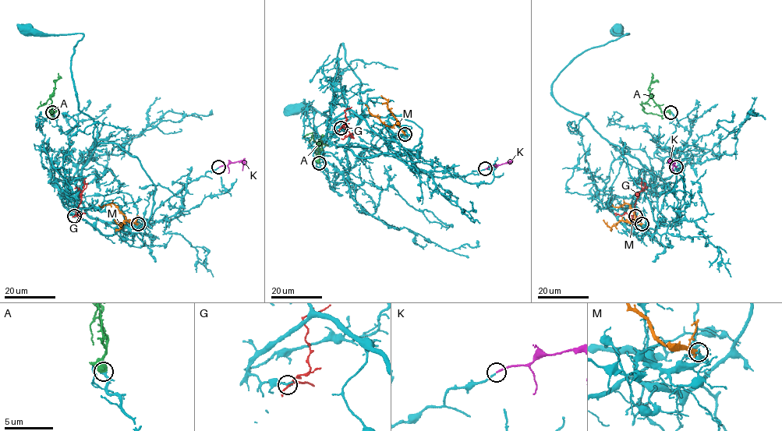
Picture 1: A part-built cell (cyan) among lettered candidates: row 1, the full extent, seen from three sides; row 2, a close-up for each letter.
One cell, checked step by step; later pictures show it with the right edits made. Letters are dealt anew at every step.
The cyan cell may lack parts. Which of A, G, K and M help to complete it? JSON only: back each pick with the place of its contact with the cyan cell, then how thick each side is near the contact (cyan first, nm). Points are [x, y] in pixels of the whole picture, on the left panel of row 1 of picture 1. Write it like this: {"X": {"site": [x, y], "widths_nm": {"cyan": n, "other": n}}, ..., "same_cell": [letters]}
{"A": {"site": [52, 112], "widths_nm": {"cyan": 320, "other": 750}}, "K": {"site": [218, 167], "widths_nm": {"cyan": 170, "other": 180}}, "same_cell": ["A", "K"]}

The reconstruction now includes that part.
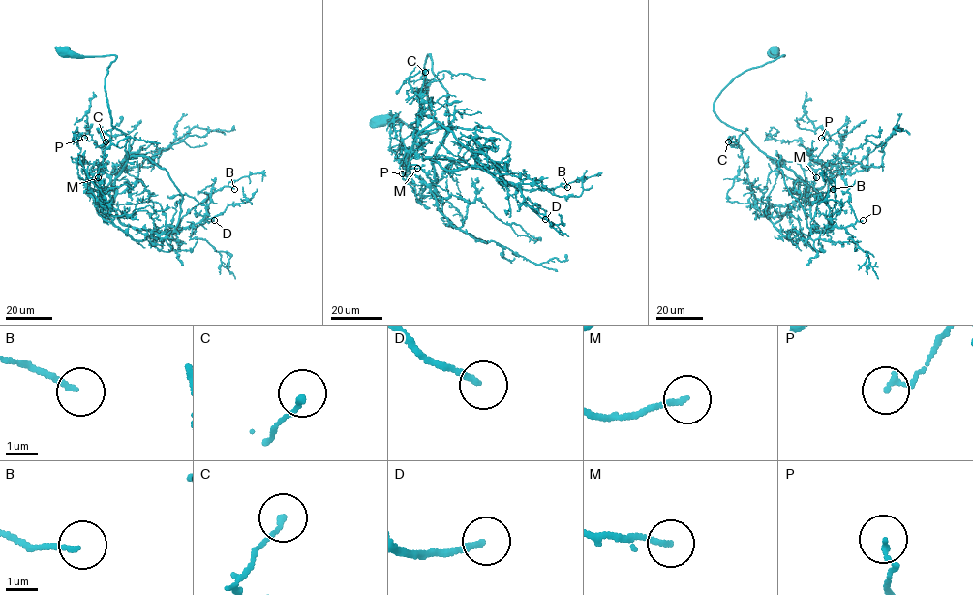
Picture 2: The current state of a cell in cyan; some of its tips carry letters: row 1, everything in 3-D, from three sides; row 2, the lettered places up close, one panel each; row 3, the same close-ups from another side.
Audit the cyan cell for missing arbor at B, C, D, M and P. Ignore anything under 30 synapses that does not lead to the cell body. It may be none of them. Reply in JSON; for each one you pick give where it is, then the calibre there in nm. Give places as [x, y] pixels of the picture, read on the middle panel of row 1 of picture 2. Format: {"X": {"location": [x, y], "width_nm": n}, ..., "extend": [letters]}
{"D": {"location": [545, 219], "width_nm": 180}, "extend": ["D"]}

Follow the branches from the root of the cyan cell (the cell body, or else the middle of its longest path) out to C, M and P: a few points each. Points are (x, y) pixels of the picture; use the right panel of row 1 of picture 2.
C: (775, 50), (784, 55), (739, 74), (714, 112), (789, 169), (807, 201), (757, 200), (739, 140), (728, 141)
M: (775, 50), (784, 55), (739, 74), (714, 112), (789, 169), (806, 202), (816, 177)
P: (775, 50), (784, 55), (725, 87), (715, 114), (789, 169), (810, 204), (840, 149), (821, 138)

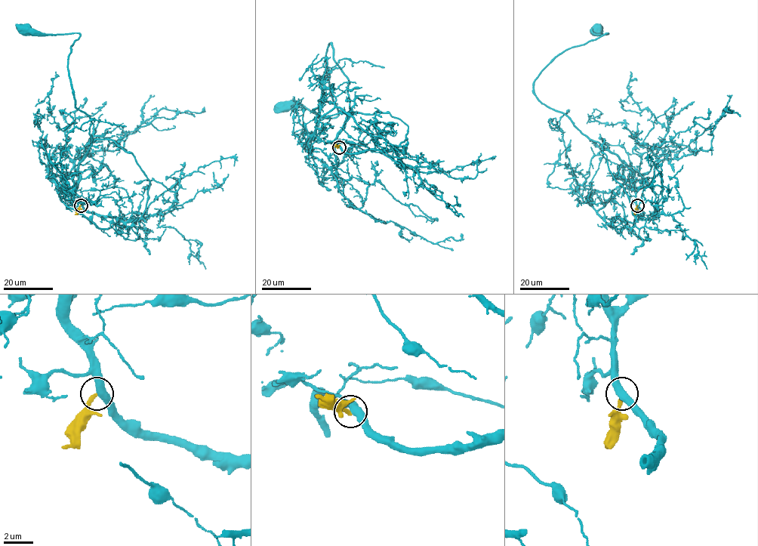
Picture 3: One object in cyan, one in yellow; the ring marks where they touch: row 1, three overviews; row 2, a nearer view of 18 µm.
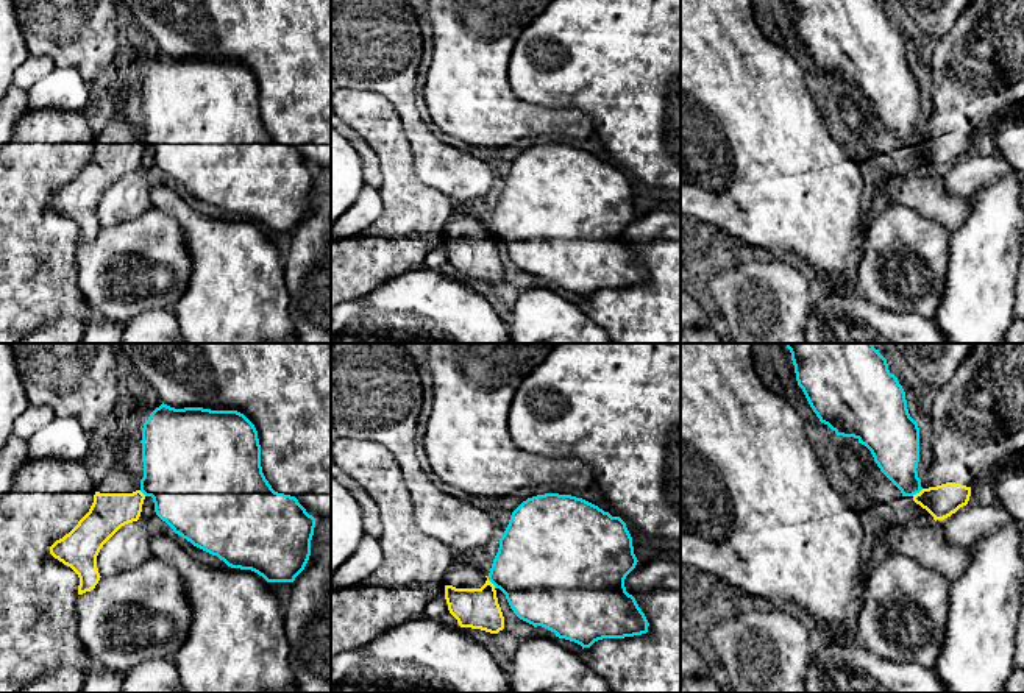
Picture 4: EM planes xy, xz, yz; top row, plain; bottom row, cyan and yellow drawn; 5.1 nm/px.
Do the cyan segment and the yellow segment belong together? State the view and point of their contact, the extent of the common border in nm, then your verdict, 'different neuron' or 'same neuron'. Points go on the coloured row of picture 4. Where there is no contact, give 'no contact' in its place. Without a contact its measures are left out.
contact xz (490, 581); length 80 nm; different neuron

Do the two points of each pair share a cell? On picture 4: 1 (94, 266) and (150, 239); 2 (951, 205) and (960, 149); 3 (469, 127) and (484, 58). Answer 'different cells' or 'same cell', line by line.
1: same cell
2: different cells
3: same cell

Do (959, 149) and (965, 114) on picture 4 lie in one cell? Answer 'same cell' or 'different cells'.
same cell

